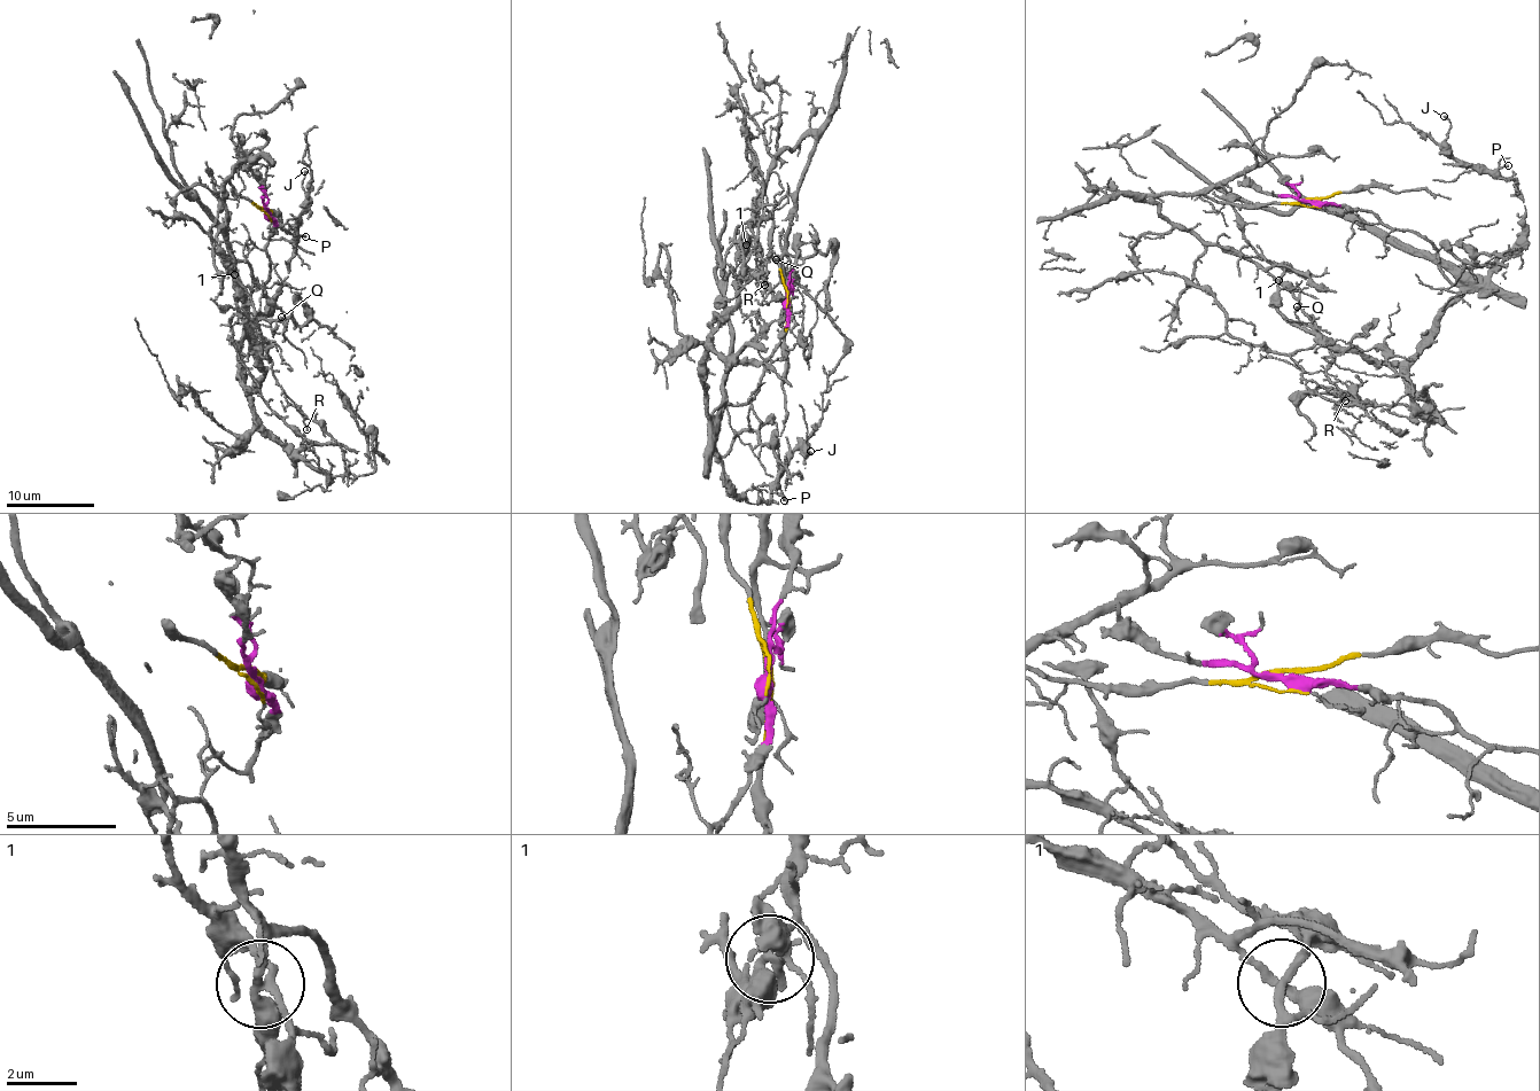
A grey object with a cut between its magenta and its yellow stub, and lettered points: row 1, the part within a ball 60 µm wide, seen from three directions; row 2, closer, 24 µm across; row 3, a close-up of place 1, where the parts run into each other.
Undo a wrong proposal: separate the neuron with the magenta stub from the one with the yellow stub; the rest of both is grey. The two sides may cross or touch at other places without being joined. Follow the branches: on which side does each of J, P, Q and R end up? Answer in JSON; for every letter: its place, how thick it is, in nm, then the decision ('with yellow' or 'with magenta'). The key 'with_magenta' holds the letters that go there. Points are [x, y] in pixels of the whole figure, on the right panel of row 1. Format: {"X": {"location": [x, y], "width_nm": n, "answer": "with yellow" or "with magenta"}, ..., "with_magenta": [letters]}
{"J": {"location": [1444, 116], "width_nm": 130, "answer": "with magenta"}, "P": {"location": [1508, 165], "width_nm": 170, "answer": "with magenta"}, "Q": {"location": [1297, 306], "width_nm": 190, "answer": "with yellow"}, "R": {"location": [1345, 400], "width_nm": 110, "answer": "with magenta"}, "with_magenta": ["J", "P", "R"]}

